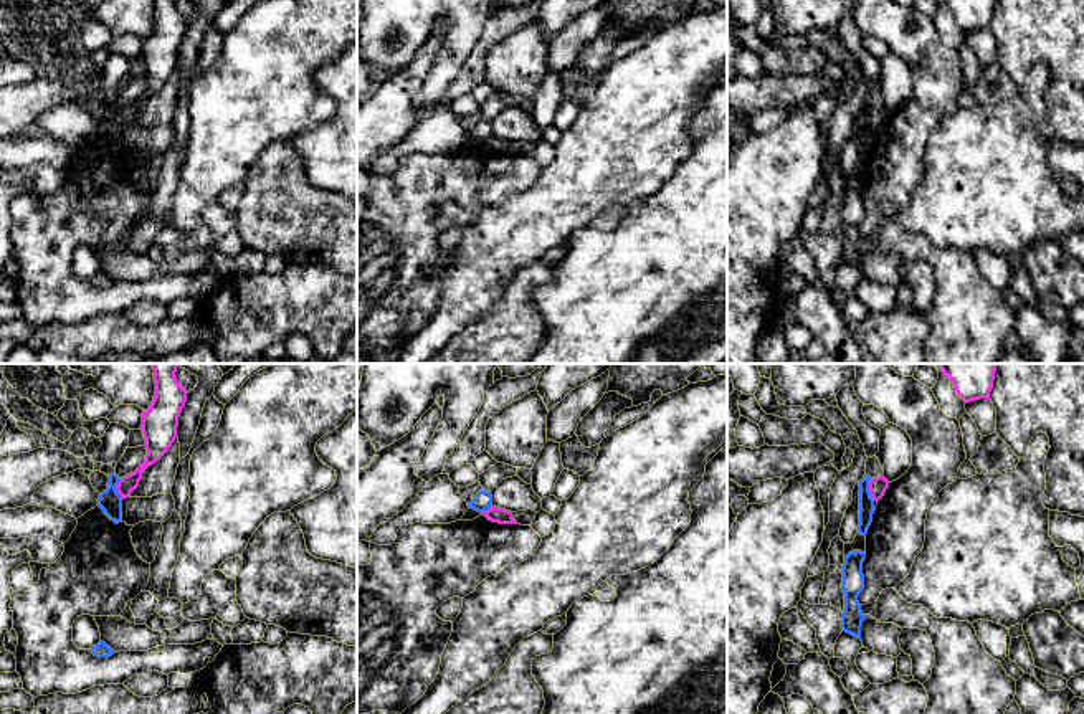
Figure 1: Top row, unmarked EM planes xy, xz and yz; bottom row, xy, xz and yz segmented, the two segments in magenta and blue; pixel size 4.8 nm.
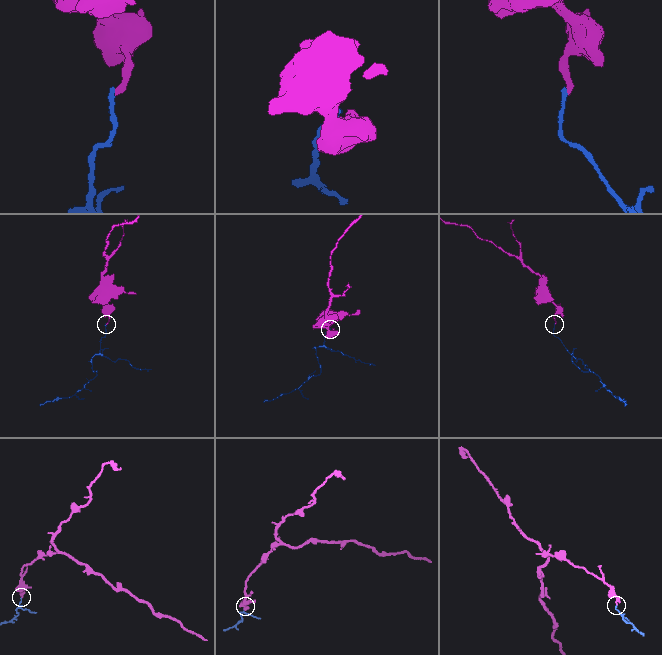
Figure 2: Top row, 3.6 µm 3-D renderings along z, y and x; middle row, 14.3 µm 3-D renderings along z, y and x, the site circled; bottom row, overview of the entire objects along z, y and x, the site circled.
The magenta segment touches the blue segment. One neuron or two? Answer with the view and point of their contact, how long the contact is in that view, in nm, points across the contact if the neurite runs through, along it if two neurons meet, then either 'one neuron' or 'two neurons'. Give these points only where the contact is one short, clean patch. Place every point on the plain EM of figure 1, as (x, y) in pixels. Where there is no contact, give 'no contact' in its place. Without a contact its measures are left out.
yz (870, 119) | 110 nm | along yz (870, 108), (870, 124), (874, 129) | two neurons

